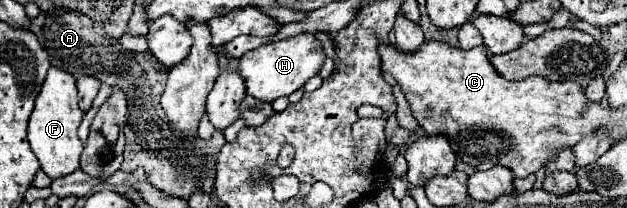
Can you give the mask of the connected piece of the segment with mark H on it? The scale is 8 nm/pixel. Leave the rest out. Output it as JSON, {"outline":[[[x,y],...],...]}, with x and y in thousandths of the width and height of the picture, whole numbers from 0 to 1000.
{"outline":[[[482,159],[443,207],[427,207],[418,216],[399,255],[389,255],[383,274],[383,313],[380,313],[380,351],[392,399],[392,457],[415,476],[421,495],[434,495],[443,466],[459,466],[463,447],[469,447],[472,428],[485,418],[485,399],[507,361],[510,322],[517,303],[517,236],[507,207],[507,188],[494,159]]]}

